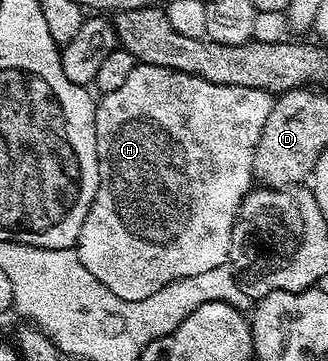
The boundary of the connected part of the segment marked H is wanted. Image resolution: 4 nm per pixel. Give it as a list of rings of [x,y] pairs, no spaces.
[[[135,63],[132,75],[124,81],[124,86],[105,93],[96,104],[96,122],[94,123],[94,143],[98,147],[98,189],[94,195],[92,206],[84,218],[84,226],[80,226],[80,234],[76,251],[80,262],[116,298],[125,300],[143,300],[156,290],[168,286],[173,280],[192,278],[192,274],[205,274],[213,270],[217,264],[227,263],[230,259],[230,243],[234,223],[238,220],[238,211],[244,199],[255,183],[254,155],[260,142],[260,134],[264,130],[264,122],[268,122],[268,114],[274,108],[275,97],[265,88],[245,88],[244,86],[224,86],[213,84],[202,76],[193,76],[177,72],[171,68],[161,68],[151,64]]]

